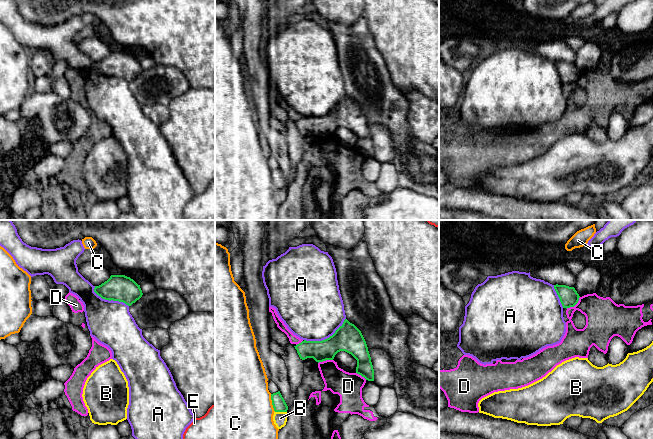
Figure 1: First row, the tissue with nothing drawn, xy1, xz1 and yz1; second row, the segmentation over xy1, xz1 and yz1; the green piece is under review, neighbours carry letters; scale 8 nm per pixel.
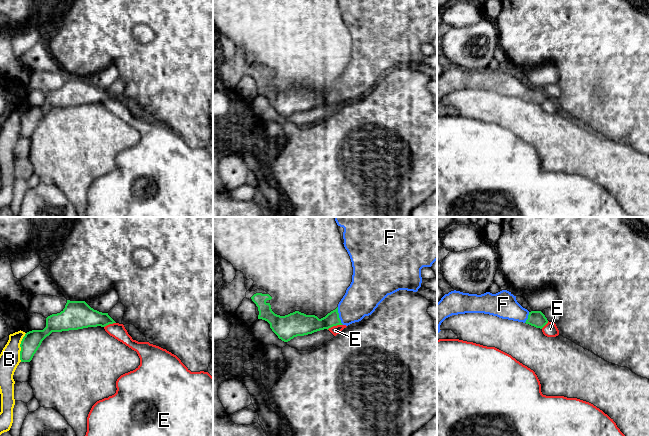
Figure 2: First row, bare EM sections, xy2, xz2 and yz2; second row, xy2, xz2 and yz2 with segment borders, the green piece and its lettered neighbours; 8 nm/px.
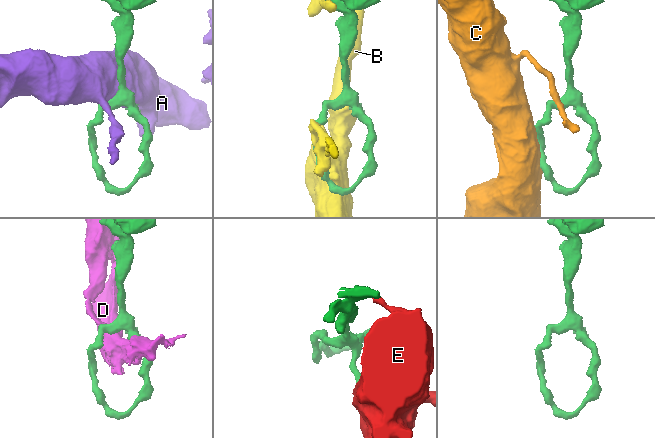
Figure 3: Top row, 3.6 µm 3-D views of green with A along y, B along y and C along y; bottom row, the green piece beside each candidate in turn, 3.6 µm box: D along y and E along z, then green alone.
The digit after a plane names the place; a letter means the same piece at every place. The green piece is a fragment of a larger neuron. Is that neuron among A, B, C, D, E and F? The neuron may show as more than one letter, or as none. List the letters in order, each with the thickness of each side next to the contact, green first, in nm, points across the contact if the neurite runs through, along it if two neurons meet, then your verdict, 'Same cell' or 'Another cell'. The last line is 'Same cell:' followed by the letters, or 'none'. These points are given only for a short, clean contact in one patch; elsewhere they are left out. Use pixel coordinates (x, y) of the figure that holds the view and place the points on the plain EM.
A: Thickness 220 nm (green) against 480 nm. Another cell
B: Thickness 150 nm (green) against 160 nm. Another cell
C: Thickness 110 nm (green) against 500 nm. Another cell
D: Thickness 150 nm (green) against 280 nm. Another cell
E: Thickness 170 nm (green) against 70 nm. Boundary: xz2 (342, 100), (337, 100), (327, 105). Another cell
F: Thickness 160 nm (green) against 280 nm. Path across: xz2 (308, 100), (322, 100), (338, 92), (345, 90), (362, 73). Same cell
Same cell: F

